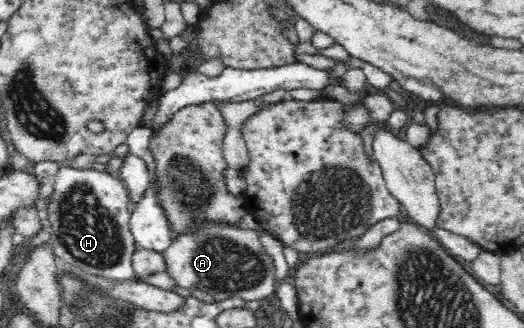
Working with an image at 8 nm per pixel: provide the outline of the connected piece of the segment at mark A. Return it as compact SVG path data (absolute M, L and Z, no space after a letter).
M205 225L201 229L197 229L194 235L181 236L175 238L172 241L171 246L164 252L164 257L166 258L166 263L168 266L168 273L176 280L176 284L182 286L185 289L195 289L212 295L215 301L221 301L227 298L238 297L241 301L260 301L262 299L267 299L275 290L274 284L276 284L275 279L275 267L273 266L273 260L267 255L267 253L262 249L262 245L259 241L258 232L247 230L245 228L222 228L222 226L217 225Z

